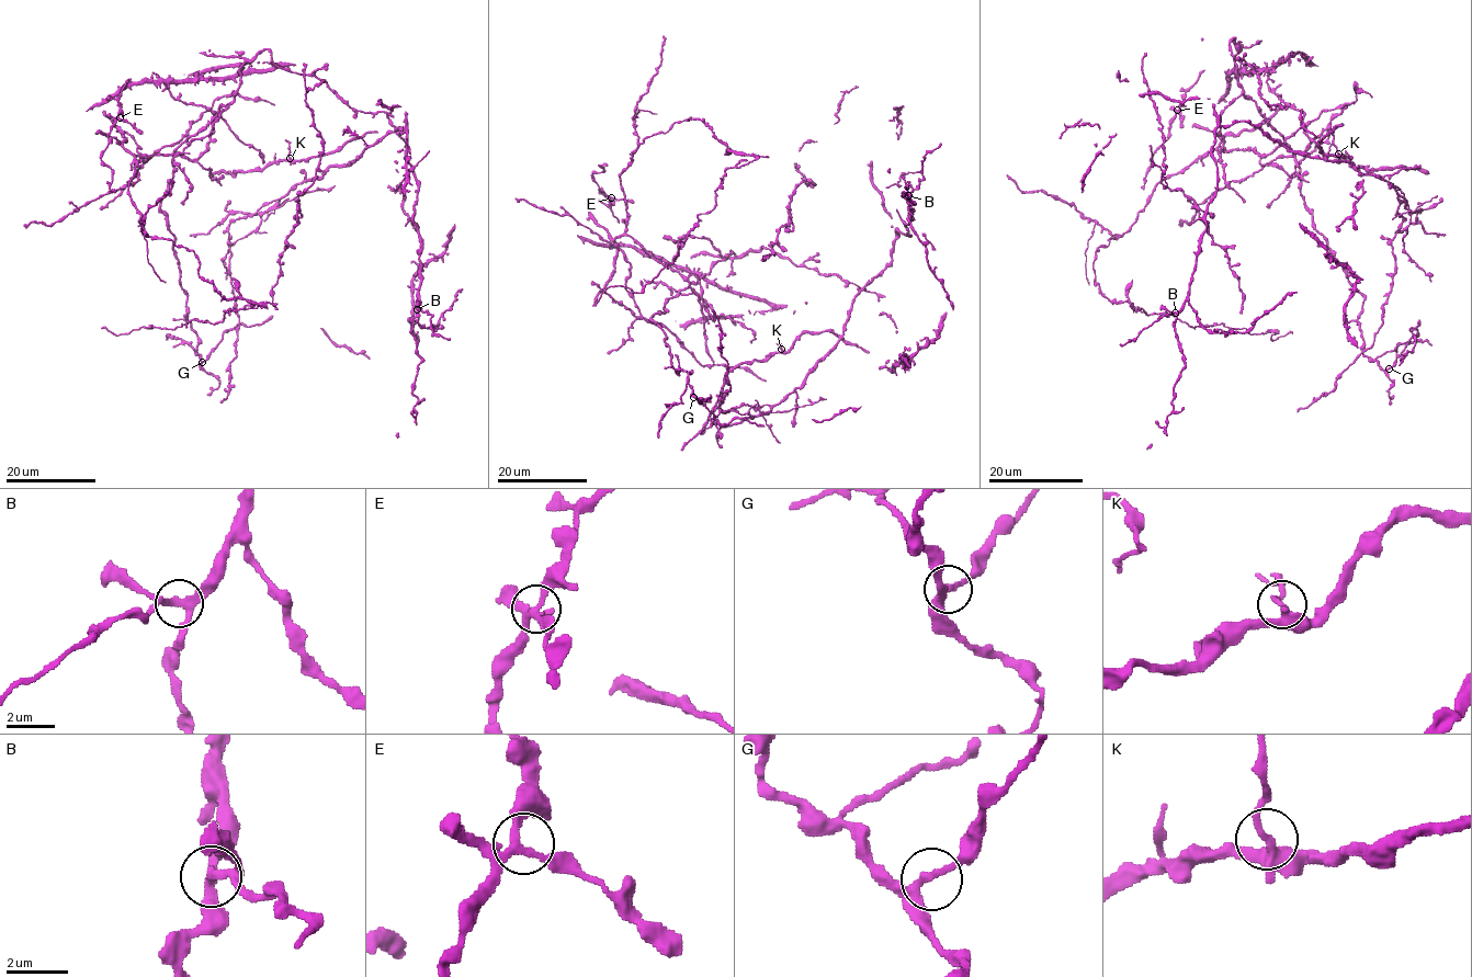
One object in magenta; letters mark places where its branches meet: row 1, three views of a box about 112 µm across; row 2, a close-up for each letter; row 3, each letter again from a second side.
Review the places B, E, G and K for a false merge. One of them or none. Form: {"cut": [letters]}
{"cut": ["K"]}

